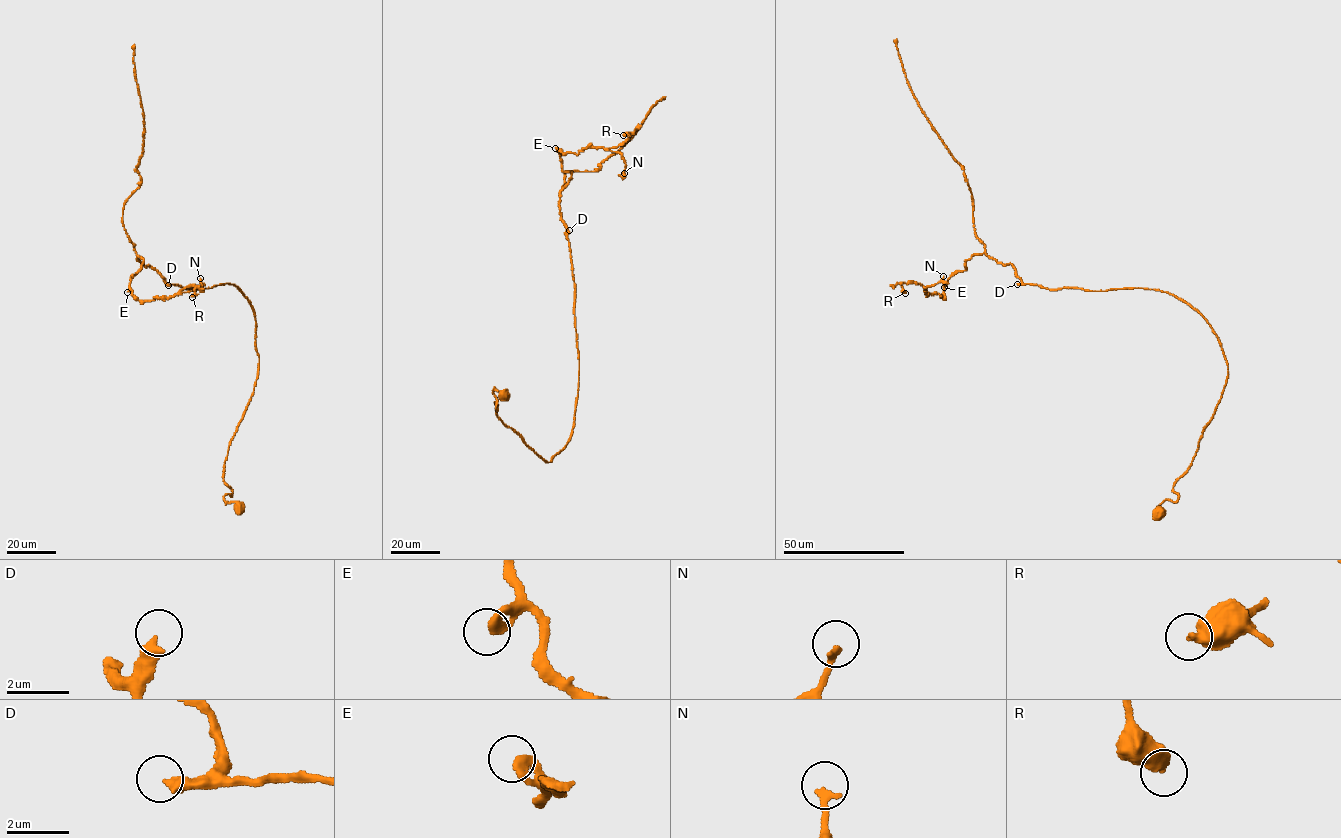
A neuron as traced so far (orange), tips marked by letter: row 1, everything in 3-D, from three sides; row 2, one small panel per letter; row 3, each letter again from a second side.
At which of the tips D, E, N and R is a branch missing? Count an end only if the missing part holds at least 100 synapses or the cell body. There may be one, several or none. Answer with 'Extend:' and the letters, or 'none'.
Extend: D

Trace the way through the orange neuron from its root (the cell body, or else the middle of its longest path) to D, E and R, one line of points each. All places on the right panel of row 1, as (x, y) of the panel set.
D: (1158, 513), (1177, 500), (1173, 485), (1224, 387), (1217, 335), (1194, 309), (1158, 290), (1017, 284)
E: (1158, 513), (1177, 500), (1227, 376), (1199, 313), (1151, 289), (1022, 284), (984, 253), (944, 287)
R: (1158, 513), (1227, 376), (1199, 313), (1151, 289), (1022, 284), (984, 253), (943, 298), (905, 293)

